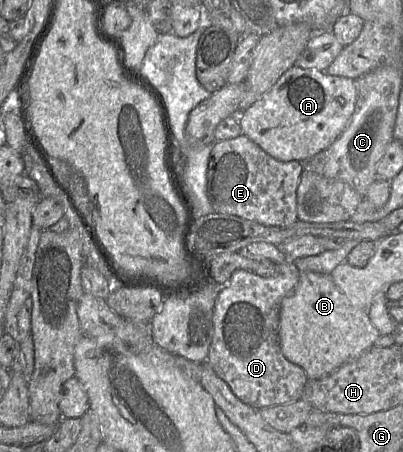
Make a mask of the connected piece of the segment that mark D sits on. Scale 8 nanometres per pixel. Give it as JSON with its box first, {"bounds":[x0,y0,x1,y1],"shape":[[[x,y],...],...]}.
{"bounds":[207,260,308,409],"shape":[[[287,260],[279,265],[279,271],[272,277],[262,277],[247,270],[236,270],[229,282],[220,288],[213,312],[214,335],[209,348],[207,362],[219,378],[224,380],[232,392],[244,403],[261,409],[283,405],[302,399],[308,380],[305,371],[290,362],[281,352],[278,327],[282,300],[293,293],[300,278],[294,262]]]}

